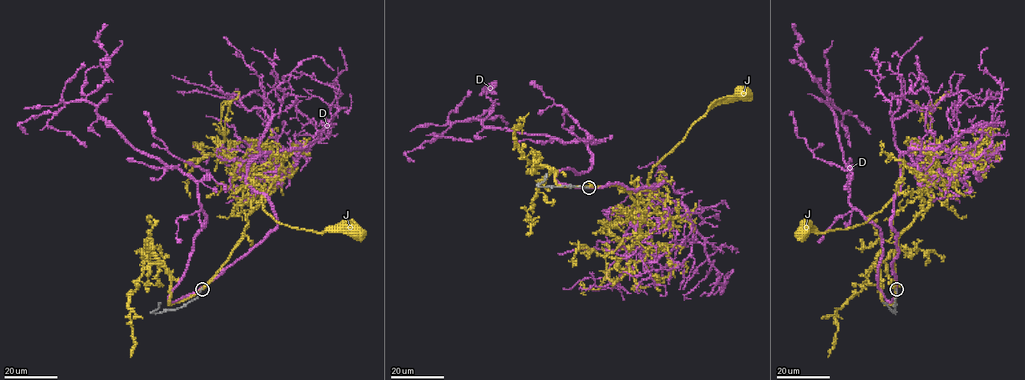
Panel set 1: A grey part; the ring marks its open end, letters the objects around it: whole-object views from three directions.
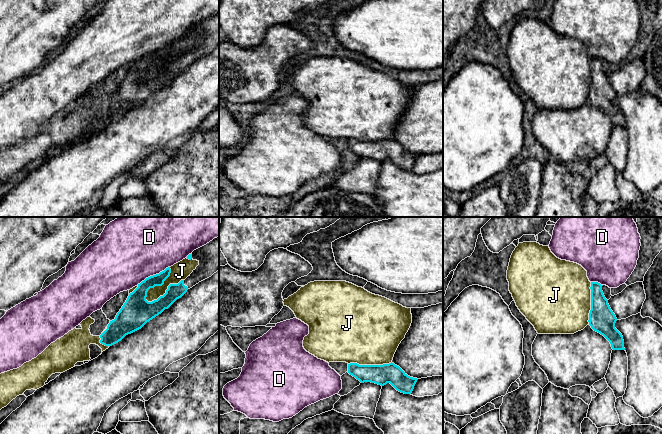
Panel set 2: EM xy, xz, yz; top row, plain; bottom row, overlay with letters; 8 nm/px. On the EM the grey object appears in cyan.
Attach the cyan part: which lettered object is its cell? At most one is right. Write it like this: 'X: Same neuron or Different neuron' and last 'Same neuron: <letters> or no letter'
D: Different neuron
J: Different neuron
Same neuron: no letter

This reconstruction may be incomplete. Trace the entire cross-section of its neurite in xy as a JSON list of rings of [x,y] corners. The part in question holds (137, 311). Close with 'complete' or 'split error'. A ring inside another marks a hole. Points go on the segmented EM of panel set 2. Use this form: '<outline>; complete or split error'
[[[219,237],[194,250],[187,259],[197,260],[199,265],[185,280],[178,284],[170,284],[166,293],[157,300],[148,302],[147,292],[150,288],[164,284],[170,276],[170,267],[138,284],[129,294],[115,319],[110,321],[107,329],[100,335],[100,343],[109,347],[118,343],[126,335],[141,329],[147,322],[168,309],[188,289],[216,273],[219,270]]]; split error

